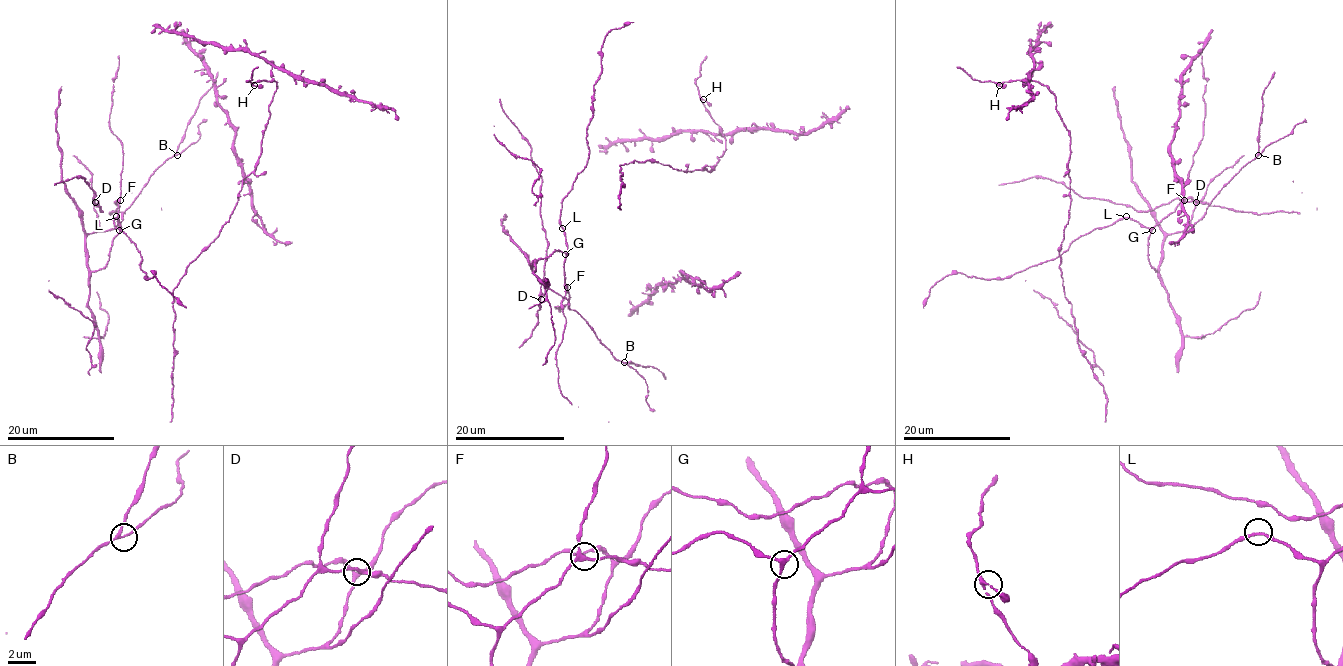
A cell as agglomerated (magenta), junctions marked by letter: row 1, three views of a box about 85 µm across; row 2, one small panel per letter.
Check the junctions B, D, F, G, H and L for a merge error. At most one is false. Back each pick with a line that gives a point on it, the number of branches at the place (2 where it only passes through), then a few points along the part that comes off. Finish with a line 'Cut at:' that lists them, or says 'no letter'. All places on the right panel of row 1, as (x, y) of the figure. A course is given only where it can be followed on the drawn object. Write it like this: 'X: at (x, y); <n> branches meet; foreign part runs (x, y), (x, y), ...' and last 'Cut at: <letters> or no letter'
Cut at: no letter

